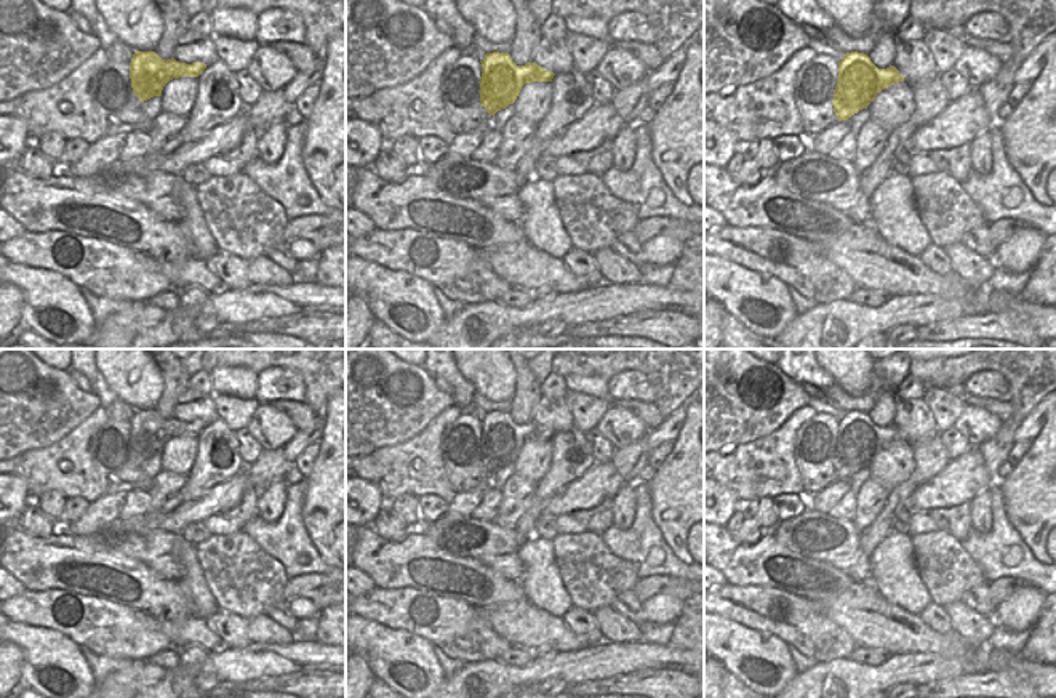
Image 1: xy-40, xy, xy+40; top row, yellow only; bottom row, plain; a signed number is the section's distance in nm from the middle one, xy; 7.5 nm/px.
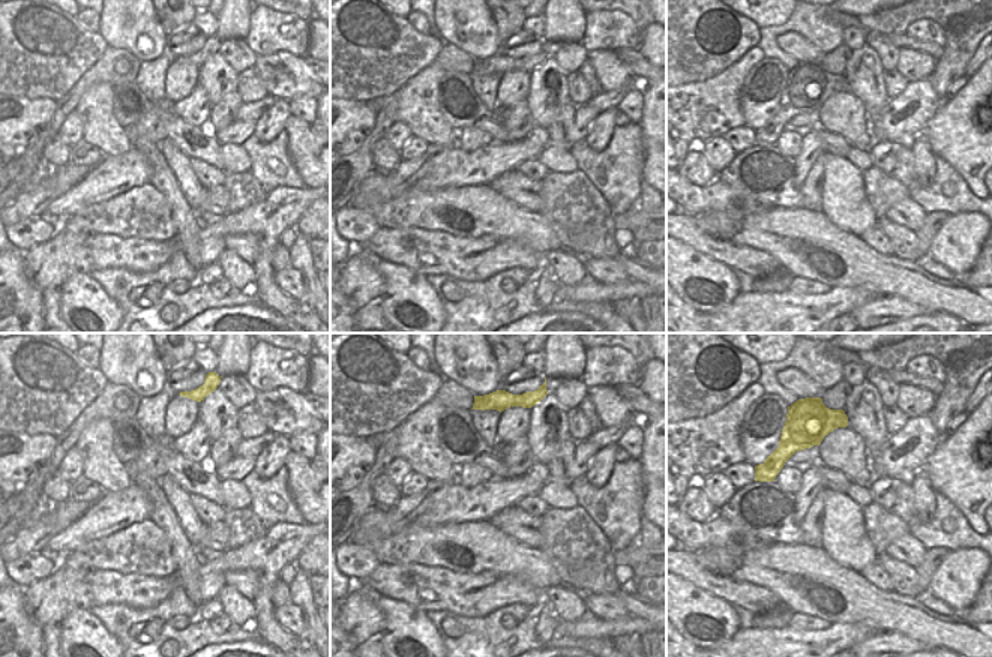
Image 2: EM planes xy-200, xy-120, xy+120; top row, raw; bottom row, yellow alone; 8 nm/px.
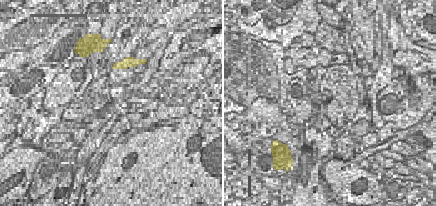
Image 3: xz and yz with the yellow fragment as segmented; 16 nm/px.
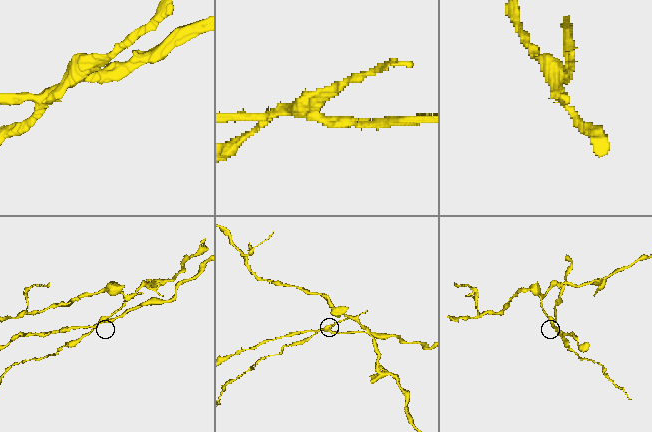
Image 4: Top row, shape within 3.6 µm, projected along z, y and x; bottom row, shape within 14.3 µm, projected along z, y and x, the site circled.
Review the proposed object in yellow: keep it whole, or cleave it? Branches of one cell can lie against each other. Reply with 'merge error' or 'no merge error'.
merge error

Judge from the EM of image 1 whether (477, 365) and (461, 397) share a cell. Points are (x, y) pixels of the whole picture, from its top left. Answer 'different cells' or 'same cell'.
different cells

